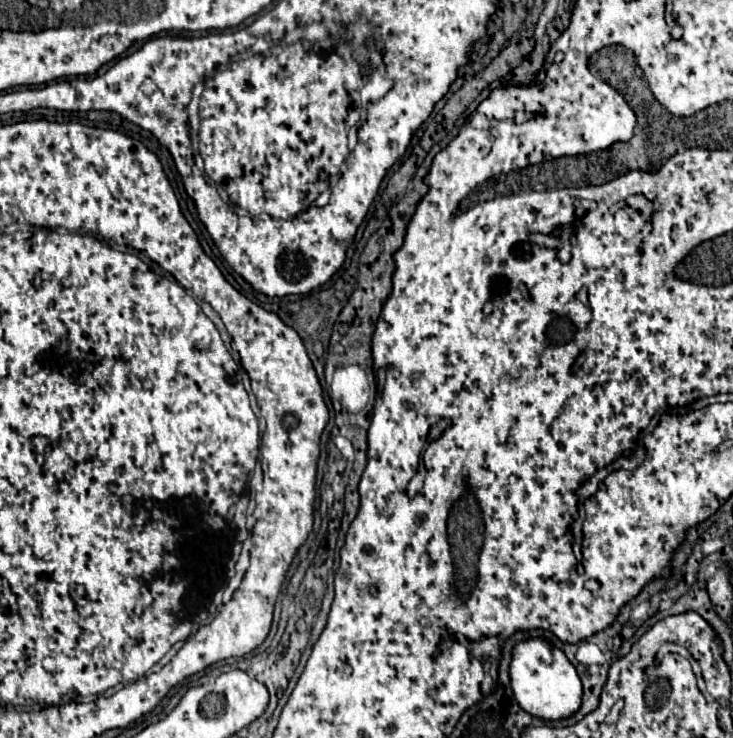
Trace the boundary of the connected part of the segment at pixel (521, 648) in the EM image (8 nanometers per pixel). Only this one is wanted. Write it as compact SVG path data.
M526 639L514 645L510 661L510 685L518 705L540 719L556 721L574 715L582 703L582 681L562 653L562 649L548 645L542 639Z

